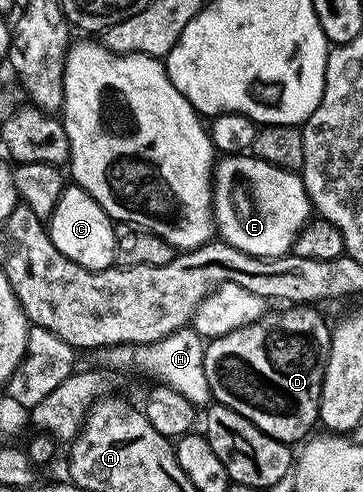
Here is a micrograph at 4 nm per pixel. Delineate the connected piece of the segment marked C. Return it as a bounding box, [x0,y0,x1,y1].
[49,184,116,270]

